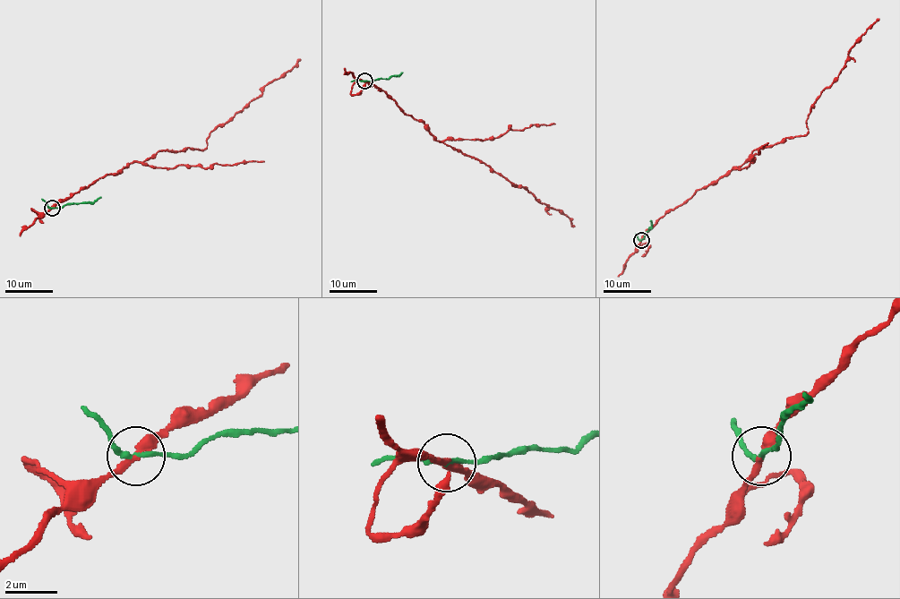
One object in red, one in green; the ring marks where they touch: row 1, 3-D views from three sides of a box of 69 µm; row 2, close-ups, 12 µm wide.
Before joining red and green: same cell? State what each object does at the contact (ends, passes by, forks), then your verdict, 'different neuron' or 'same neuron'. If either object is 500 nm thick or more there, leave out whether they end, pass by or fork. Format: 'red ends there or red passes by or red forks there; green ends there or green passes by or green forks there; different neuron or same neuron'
red passes by; green passes by; different neuron

